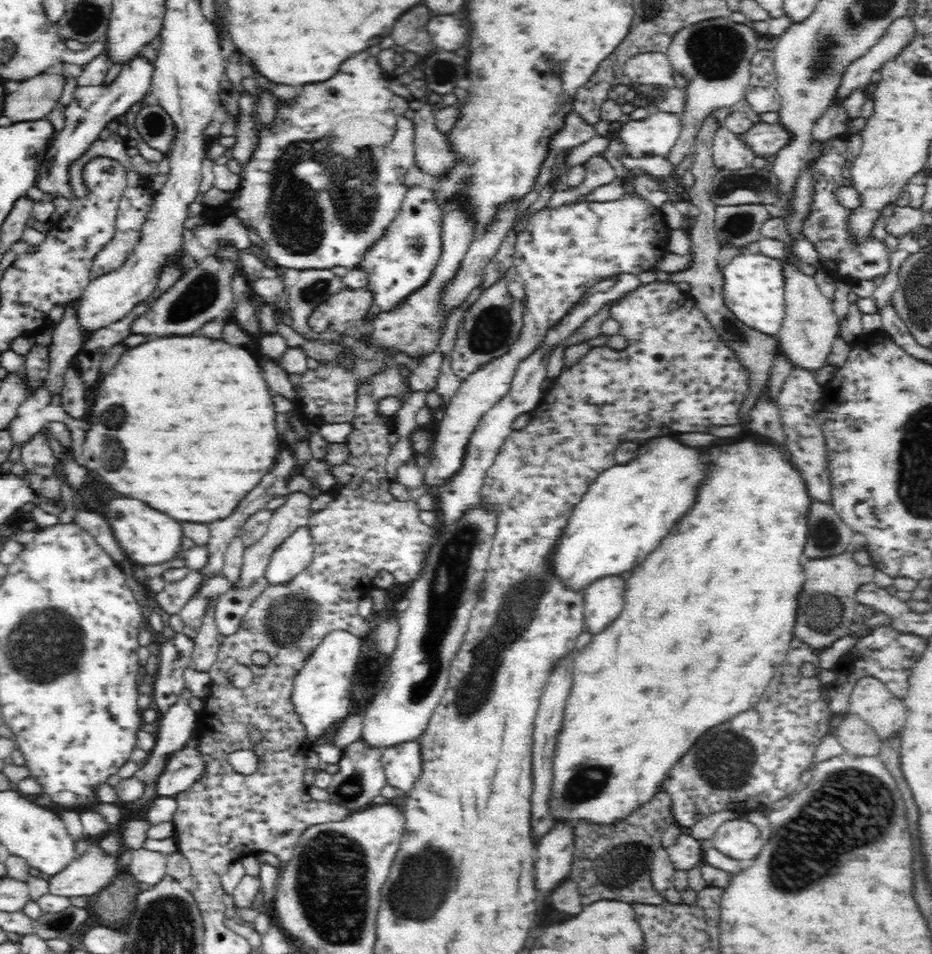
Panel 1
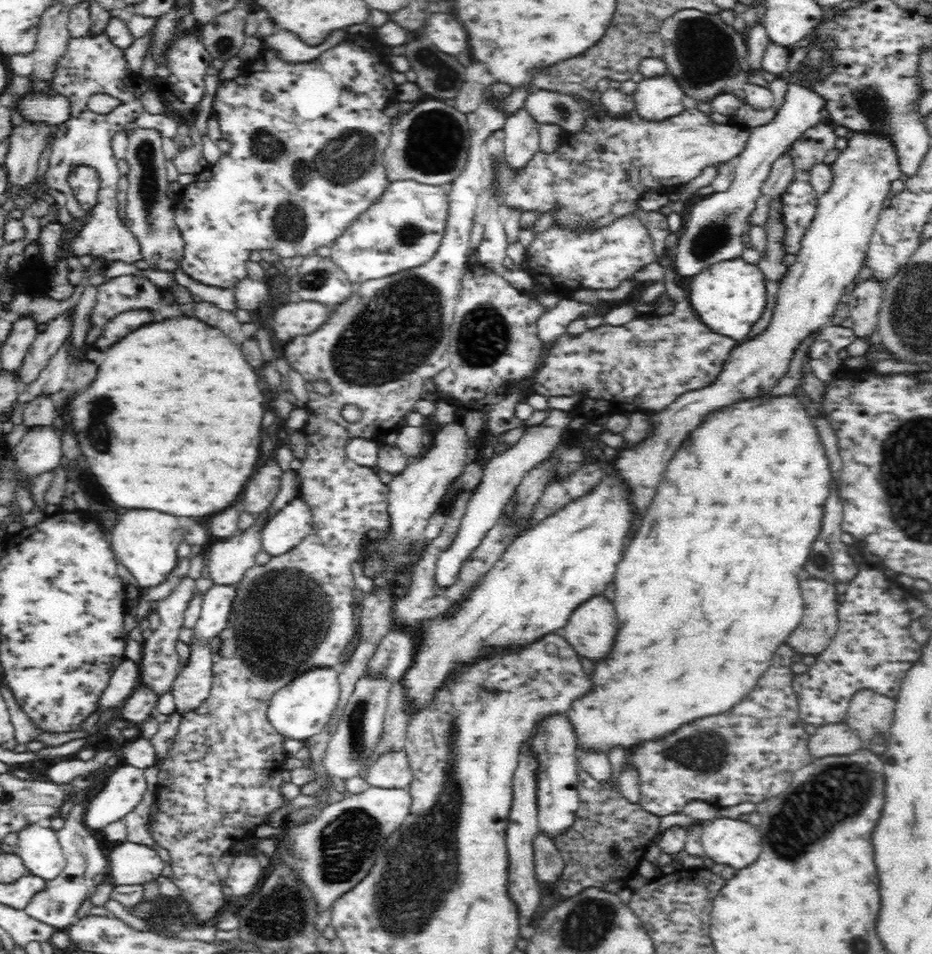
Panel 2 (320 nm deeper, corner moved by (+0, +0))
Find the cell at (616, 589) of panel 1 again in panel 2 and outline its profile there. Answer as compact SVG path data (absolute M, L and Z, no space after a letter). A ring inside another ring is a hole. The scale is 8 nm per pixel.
M603 594L585 600L558 632L580 656L598 660L608 652L618 632L614 603Z

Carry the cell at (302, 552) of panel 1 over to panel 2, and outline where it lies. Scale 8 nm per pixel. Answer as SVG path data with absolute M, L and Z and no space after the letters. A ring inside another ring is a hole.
M300 498L290 502L261 531L261 550L282 556L312 532L312 513Z

